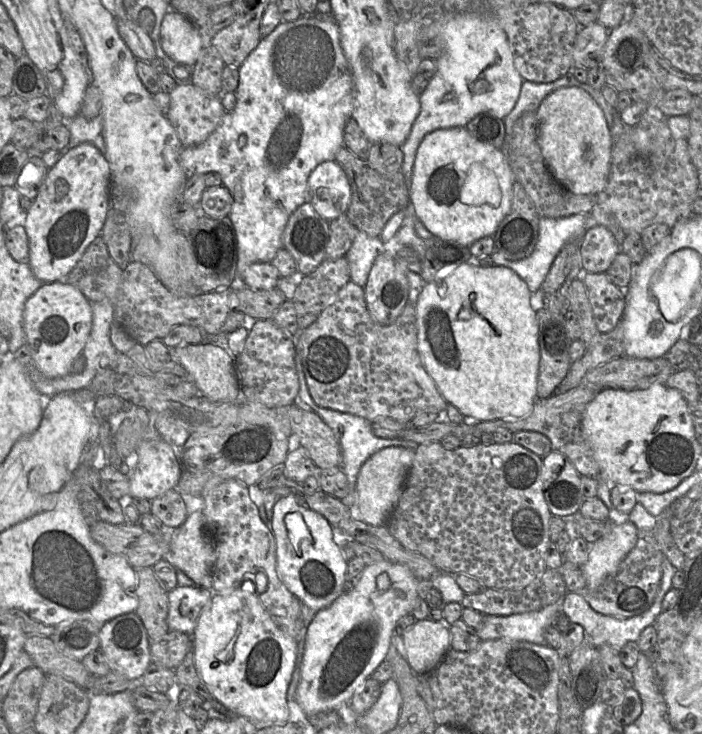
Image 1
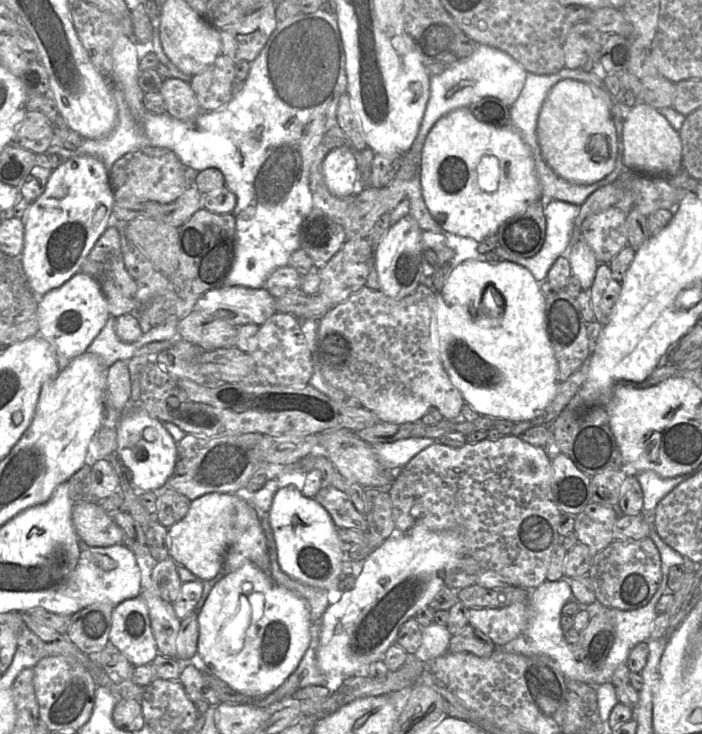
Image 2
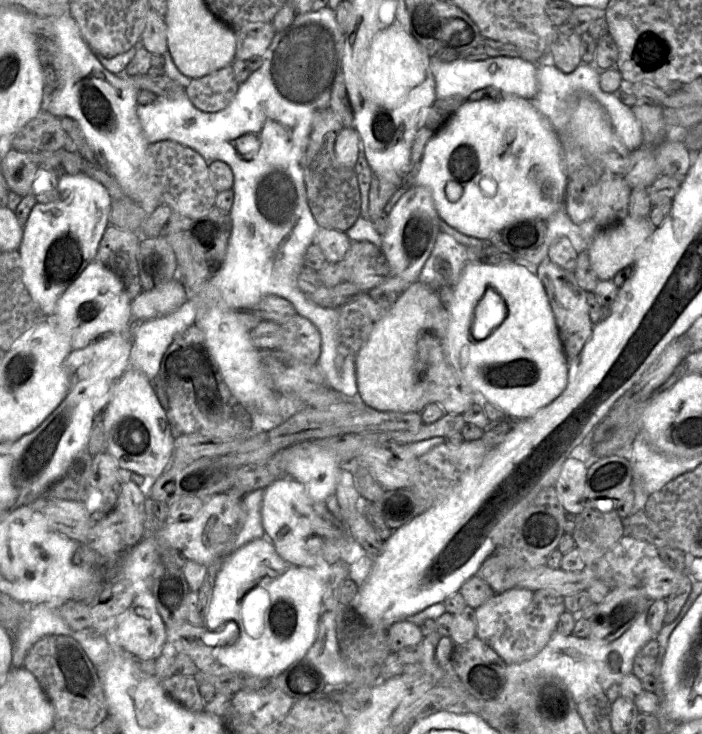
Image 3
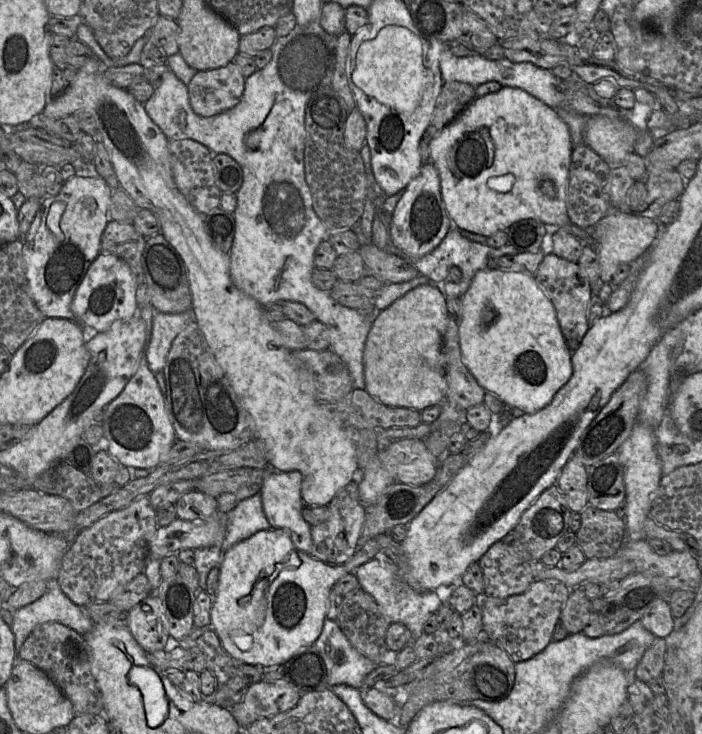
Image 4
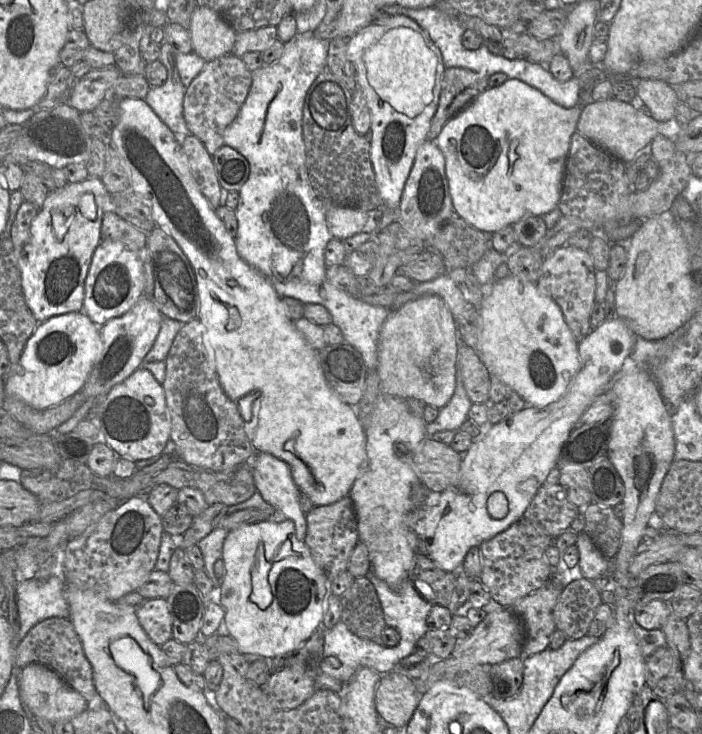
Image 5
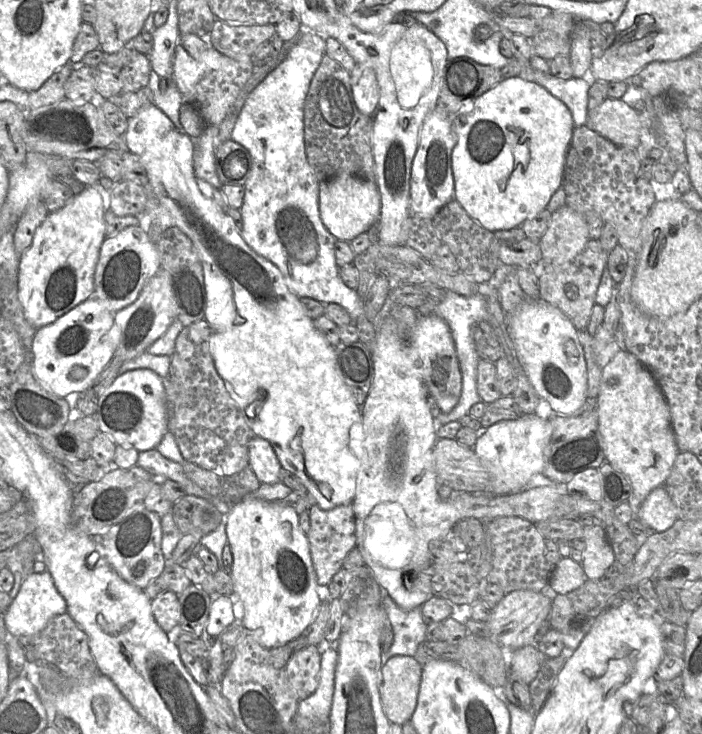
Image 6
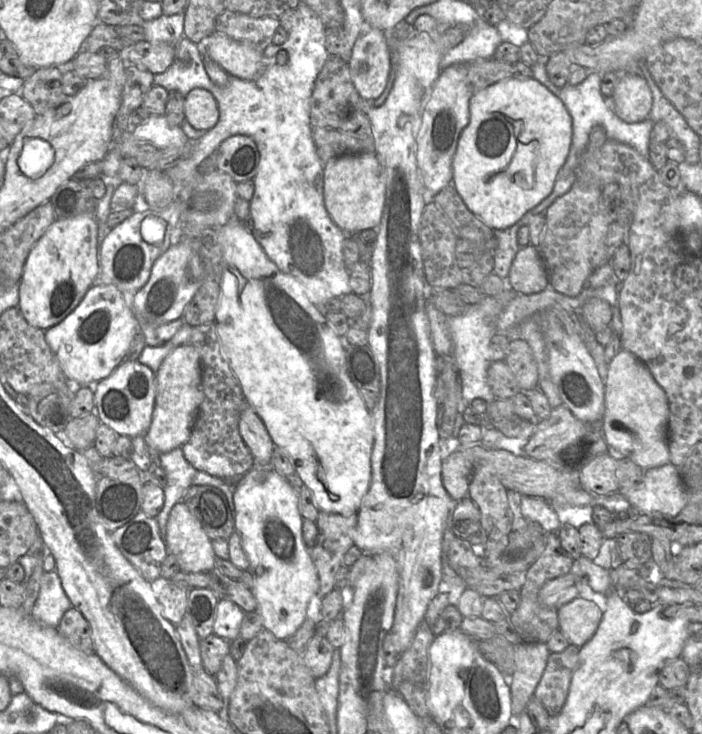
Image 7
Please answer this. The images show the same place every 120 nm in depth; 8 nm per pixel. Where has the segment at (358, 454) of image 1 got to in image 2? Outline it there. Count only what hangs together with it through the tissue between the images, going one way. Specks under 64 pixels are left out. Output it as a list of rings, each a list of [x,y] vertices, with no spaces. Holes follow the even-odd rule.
[[[411,437],[372,446],[378,460],[389,470],[397,472],[421,450],[436,441],[428,437]]]

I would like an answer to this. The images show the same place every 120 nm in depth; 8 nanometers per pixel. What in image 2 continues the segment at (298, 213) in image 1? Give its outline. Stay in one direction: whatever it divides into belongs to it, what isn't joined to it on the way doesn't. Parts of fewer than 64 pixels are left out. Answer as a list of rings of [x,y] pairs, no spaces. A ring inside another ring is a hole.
[[[317,208],[304,218],[299,236],[300,248],[312,259],[315,269],[325,266],[347,240],[343,227]]]

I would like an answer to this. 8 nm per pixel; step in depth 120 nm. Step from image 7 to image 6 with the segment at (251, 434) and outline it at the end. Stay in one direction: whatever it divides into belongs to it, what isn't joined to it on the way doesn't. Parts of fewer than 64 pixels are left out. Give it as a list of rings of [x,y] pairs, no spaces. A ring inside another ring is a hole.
[[[252,436],[248,443],[249,467],[262,484],[281,481],[282,466],[271,443],[264,438]]]

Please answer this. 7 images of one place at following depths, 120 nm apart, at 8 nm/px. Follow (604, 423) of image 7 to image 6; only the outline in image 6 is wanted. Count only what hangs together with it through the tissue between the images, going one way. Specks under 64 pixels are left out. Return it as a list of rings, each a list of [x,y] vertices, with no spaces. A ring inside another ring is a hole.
[[[621,348],[602,368],[600,388],[597,398],[600,443],[606,462],[625,474],[632,486],[630,503],[633,517],[647,497],[656,487],[664,485],[679,453],[671,427],[670,411],[666,400],[650,371],[625,348]]]

